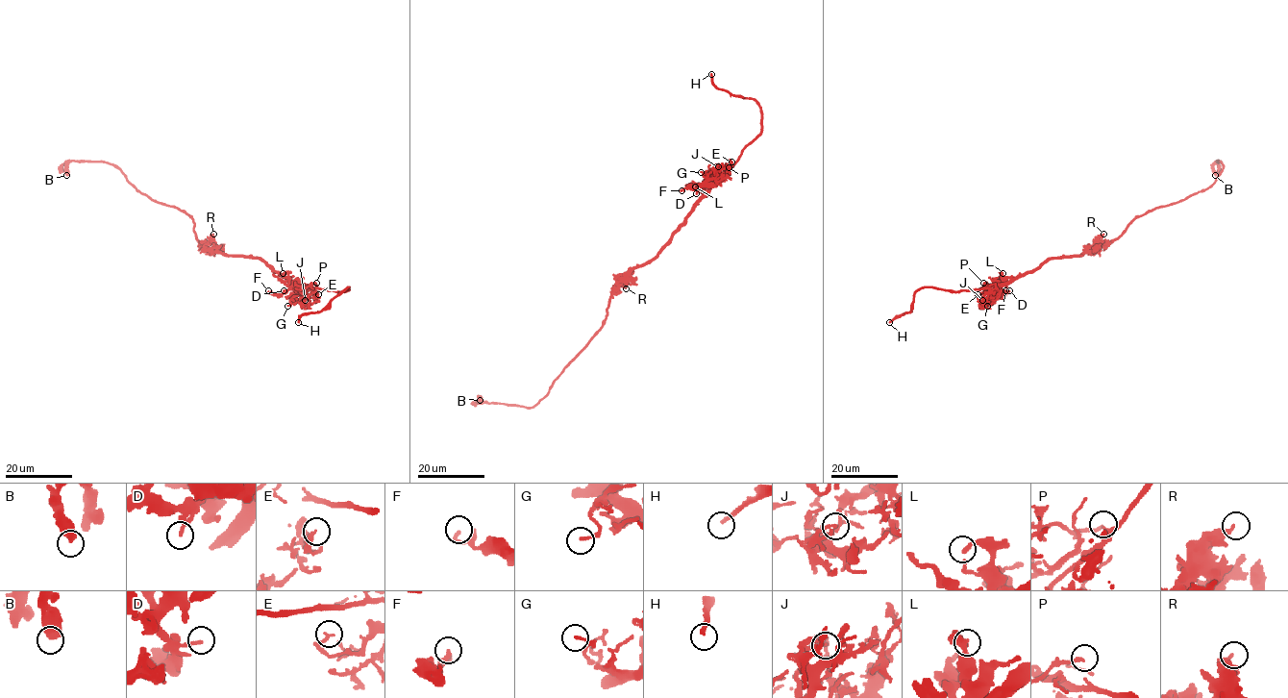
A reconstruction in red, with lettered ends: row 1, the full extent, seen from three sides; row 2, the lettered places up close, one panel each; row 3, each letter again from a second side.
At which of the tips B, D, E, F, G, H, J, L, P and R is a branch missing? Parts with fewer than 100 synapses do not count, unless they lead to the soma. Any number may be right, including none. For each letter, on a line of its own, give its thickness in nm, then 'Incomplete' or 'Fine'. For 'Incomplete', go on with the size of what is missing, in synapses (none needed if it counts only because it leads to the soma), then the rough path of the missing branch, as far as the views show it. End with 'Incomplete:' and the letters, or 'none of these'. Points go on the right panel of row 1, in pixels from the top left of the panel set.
B: Thickness 550 nm. Fine
D: Thickness 170 nm. Fine
E: Thickness 200 nm. Fine
F: Thickness 190 nm. Fine
G: Thickness 170 nm. Fine
H: Thickness 220 nm. Incomplete. Course of what is missing: (889, 322), (878, 325), (878, 320)
J: Thickness 200 nm. Fine
L: Thickness 220 nm. Fine
P: Thickness 180 nm. Fine
R: Thickness 280 nm. Fine
Incomplete: H

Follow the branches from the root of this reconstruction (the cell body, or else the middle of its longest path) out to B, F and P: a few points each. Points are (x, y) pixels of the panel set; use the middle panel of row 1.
B: (646, 263), (636, 265), (612, 294), (602, 328), (538, 403), (526, 407), (486, 403), (480, 397), (480, 400)
F: (646, 263), (683, 222), (702, 195), (701, 186), (681, 190)
P: (646, 263), (683, 222), (694, 204), (729, 167)

